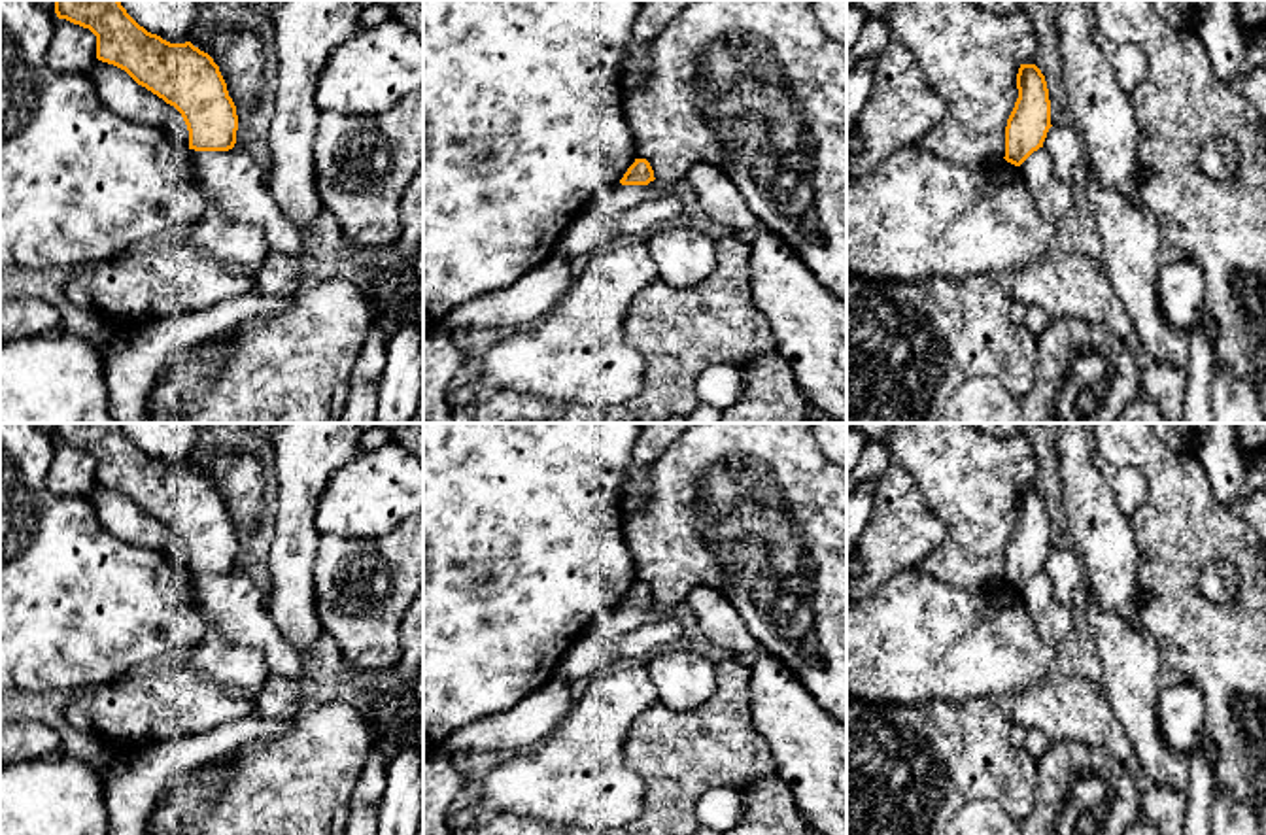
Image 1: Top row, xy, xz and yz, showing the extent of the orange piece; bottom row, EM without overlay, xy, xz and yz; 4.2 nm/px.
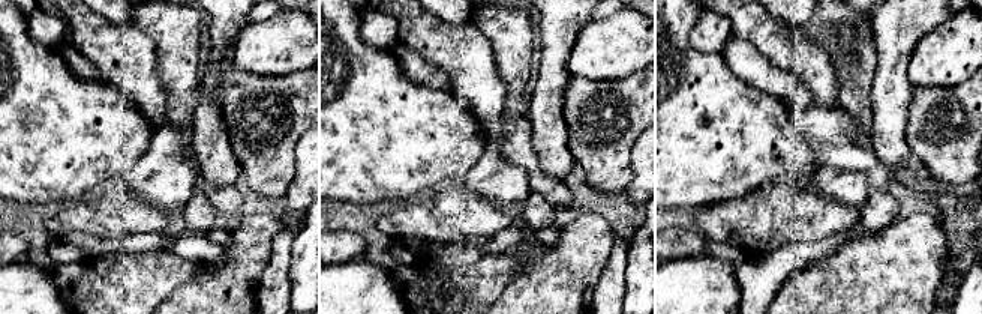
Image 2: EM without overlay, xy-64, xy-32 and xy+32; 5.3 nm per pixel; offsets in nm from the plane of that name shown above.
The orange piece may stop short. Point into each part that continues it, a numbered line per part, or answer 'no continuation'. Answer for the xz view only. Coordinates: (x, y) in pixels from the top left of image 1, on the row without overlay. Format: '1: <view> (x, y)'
no continuation

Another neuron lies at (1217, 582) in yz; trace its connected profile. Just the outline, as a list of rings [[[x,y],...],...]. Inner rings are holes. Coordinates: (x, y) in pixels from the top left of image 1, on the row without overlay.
[[[1224,559],[1207,563],[1198,578],[1198,589],[1202,597],[1211,603],[1234,603],[1240,595],[1240,580],[1236,569]]]

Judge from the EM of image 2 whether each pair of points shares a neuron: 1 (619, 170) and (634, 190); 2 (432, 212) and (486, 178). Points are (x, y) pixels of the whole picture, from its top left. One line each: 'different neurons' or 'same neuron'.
1: different neurons
2: different neurons

